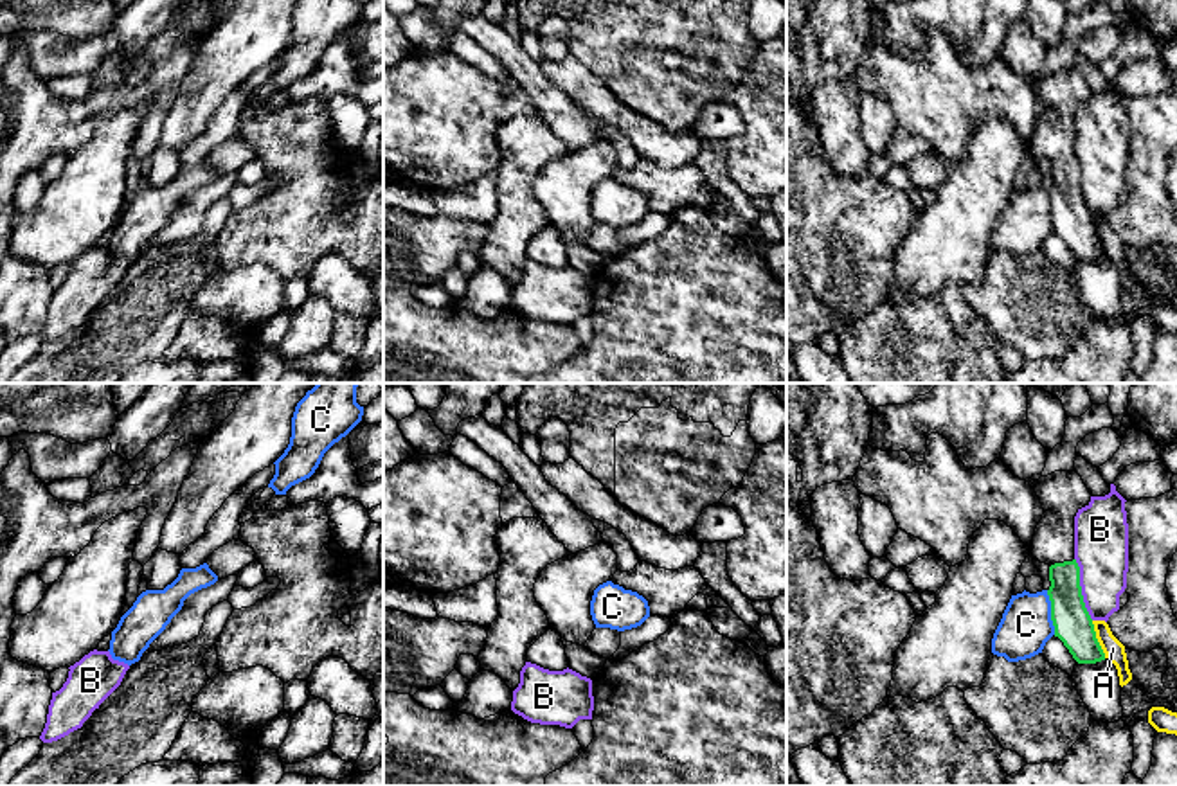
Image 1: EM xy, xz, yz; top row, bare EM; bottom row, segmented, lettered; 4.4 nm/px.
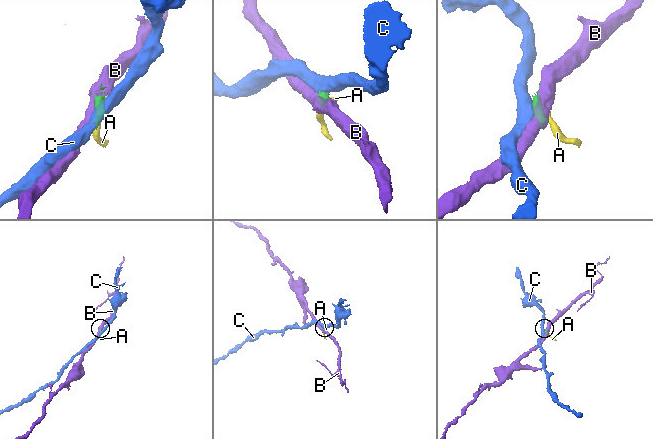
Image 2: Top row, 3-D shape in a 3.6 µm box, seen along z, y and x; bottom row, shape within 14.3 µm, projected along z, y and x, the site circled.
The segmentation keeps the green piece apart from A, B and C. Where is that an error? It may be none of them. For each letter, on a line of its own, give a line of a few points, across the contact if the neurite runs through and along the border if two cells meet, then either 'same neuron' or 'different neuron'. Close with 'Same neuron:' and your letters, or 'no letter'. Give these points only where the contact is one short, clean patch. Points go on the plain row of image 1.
A: line yz (1091, 218), (1105, 254); different neuron
B: different neuron
C: line yz (1046, 187), (1055, 231); different neuron
Same neuron: no letter

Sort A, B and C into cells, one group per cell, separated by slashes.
A / B / C

